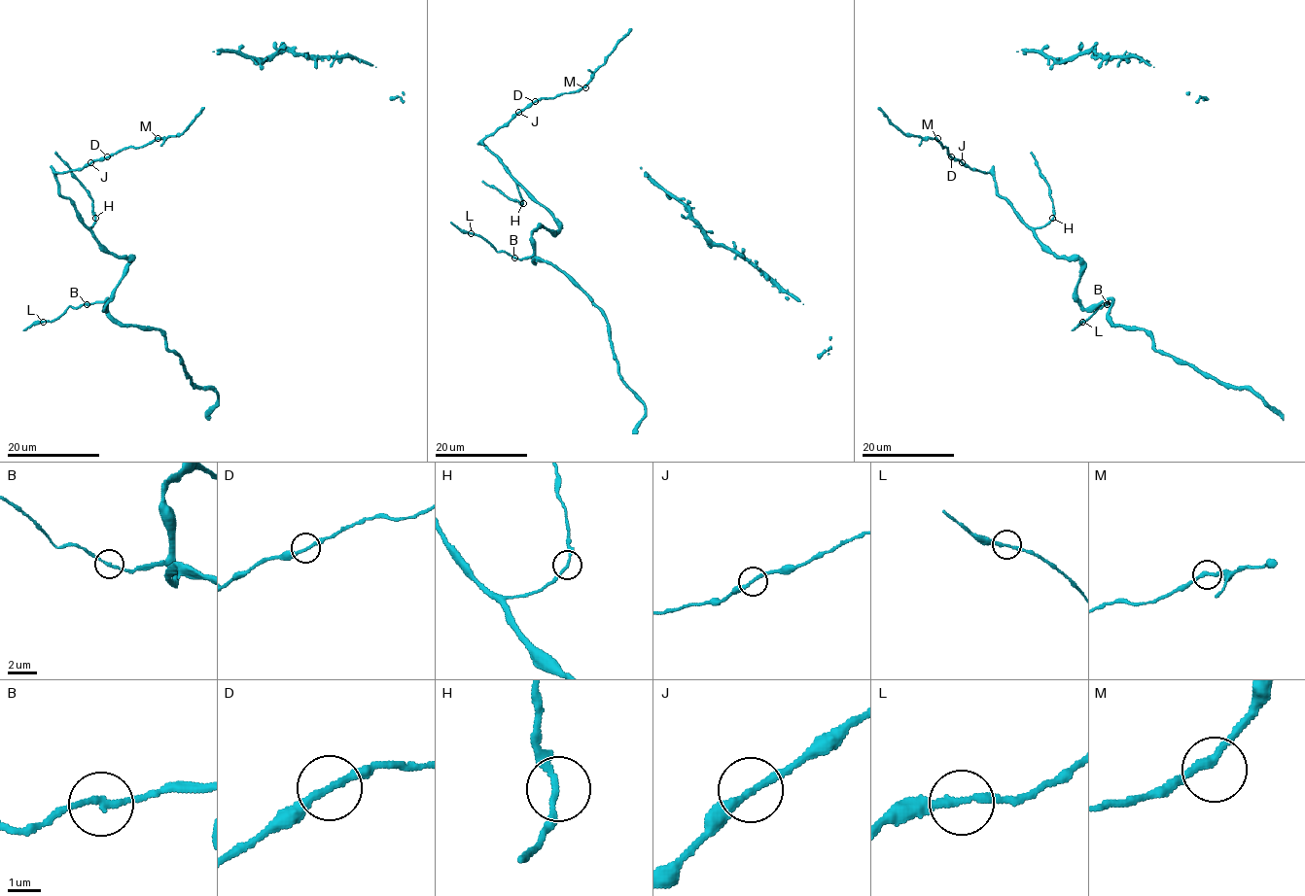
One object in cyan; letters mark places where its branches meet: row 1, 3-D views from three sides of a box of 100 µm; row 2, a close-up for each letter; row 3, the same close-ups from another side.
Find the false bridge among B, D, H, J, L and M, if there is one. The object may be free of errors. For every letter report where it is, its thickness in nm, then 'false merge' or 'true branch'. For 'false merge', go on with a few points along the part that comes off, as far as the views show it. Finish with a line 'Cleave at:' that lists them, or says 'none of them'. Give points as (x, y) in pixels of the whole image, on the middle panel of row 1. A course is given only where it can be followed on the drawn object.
B: (514, 258) | 170 nm | true branch
D: (535, 101) | 200 nm | true branch
H: (523, 203) | 180 nm | true branch
J: (518, 112) | 220 nm | true branch
L: (471, 233) | 200 nm | true branch
M: (585, 87) | 240 nm | true branch
Cleave at: none of them

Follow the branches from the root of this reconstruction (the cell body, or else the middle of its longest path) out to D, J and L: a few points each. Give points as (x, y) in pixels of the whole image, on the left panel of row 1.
D: (62, 173), (82, 169), (94, 160), (104, 160), (107, 156)
J: (62, 173), (82, 169), (90, 162)
L: (62, 173), (58, 192), (76, 216), (110, 253), (131, 259), (104, 308), (105, 301), (84, 303), (44, 322)

